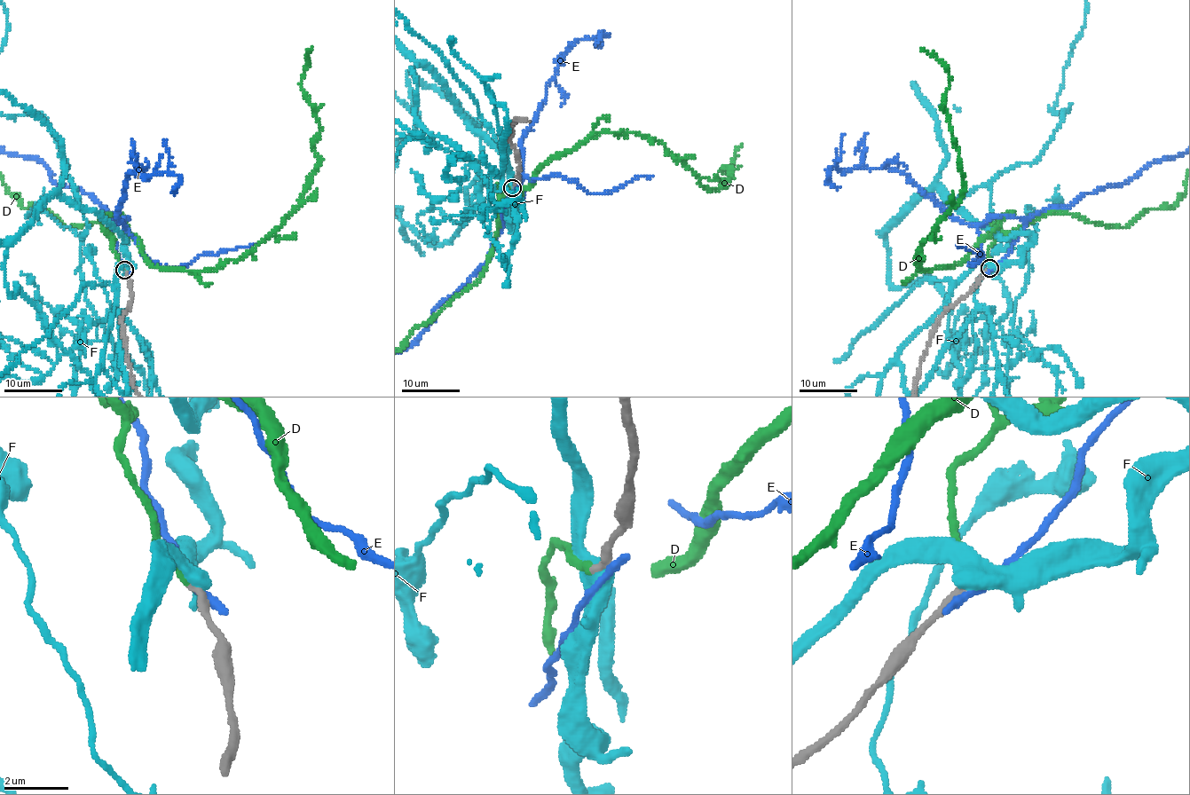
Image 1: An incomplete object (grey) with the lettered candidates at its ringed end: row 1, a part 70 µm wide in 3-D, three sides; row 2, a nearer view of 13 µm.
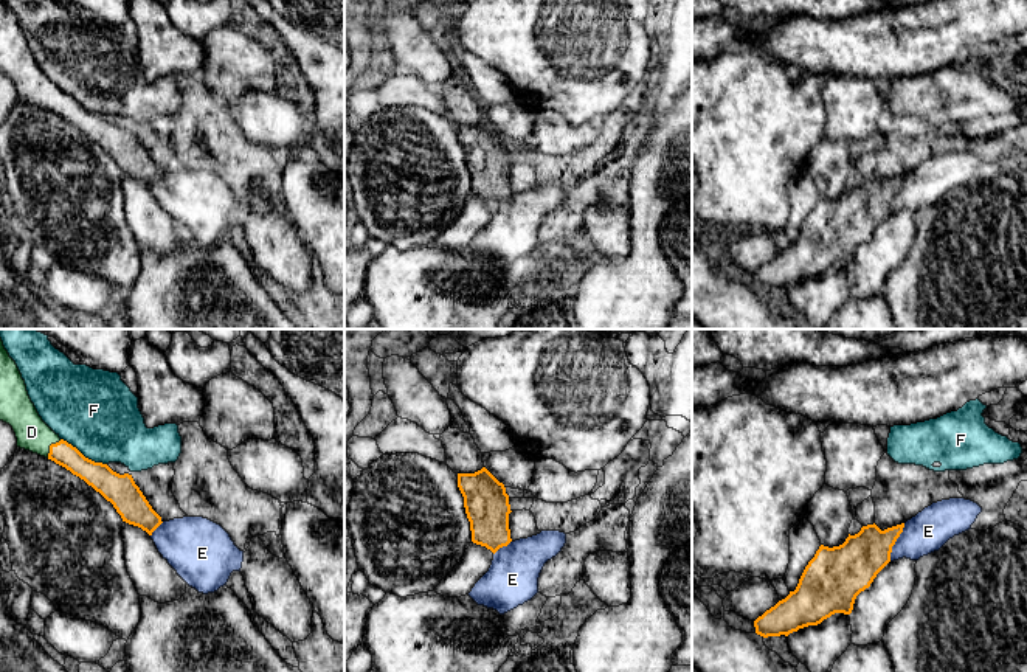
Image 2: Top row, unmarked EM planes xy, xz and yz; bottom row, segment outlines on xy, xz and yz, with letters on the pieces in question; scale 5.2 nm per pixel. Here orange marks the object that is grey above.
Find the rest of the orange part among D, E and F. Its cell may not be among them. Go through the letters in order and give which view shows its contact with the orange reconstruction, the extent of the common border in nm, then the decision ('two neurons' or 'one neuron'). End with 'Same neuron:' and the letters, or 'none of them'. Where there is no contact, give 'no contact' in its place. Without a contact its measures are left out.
D: xy | 120 nm | one neuron
E: yz | 220 nm | two neurons
F: xy | 280 nm | two neurons
Same neuron: D

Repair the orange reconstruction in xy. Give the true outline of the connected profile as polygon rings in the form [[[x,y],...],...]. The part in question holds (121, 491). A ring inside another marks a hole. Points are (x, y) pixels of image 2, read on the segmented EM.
[[[0,338],[0,421],[9,424],[17,447],[45,456],[84,480],[113,504],[123,521],[149,535],[163,523],[132,475],[119,475],[107,464],[85,458],[76,447],[61,439],[39,416],[25,380]]]

